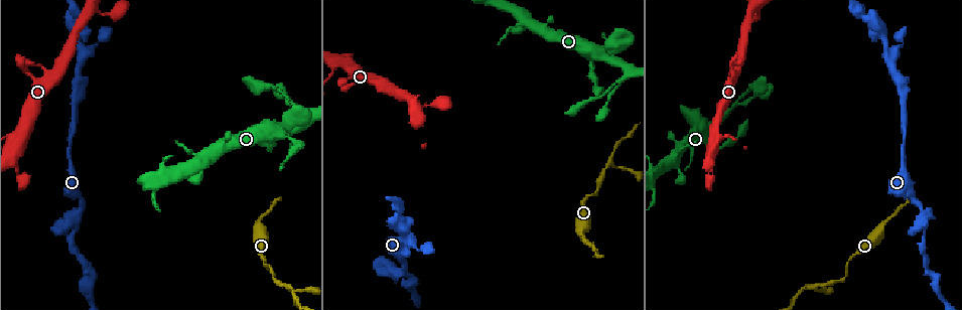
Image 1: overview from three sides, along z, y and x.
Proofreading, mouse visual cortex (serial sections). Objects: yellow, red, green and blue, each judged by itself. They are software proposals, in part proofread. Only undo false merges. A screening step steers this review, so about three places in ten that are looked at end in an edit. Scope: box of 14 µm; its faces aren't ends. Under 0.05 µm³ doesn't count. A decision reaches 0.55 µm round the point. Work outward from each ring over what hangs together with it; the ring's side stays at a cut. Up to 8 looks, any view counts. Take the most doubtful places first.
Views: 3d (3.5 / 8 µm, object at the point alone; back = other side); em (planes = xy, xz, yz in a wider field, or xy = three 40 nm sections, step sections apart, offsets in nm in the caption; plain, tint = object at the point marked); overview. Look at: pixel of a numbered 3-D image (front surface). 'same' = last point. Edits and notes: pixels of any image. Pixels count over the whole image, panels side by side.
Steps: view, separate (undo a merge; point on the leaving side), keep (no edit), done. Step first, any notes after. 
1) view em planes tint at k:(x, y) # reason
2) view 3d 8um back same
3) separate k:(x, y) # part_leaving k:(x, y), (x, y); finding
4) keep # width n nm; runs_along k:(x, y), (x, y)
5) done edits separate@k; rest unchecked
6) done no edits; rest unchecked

view 3d 3.5um at 1:(279, 134) # sharp bend

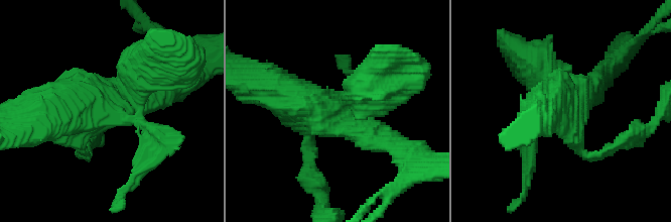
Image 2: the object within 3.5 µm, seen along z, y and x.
separate 2:(163, 136) # part_leaving 2:(345, 100), (395, 82), (416, 59); two cells meet here

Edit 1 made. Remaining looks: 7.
view 3d 8um at 1:(733, 106) # sudden change in width

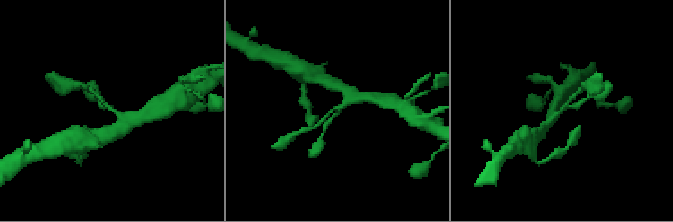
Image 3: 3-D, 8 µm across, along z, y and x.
view 3d 3.5um at 3:(112, 110)

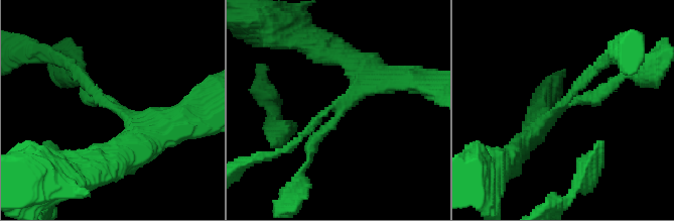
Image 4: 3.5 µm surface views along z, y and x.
view em xy step 5 tint at 4:(111, 108) # arms 3; arm_widths 150, 200, 300 nm; need the tissue

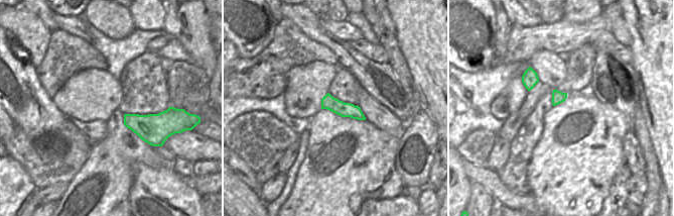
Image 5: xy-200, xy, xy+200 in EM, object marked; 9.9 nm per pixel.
keep # runs_along 5:(323, 101), (351, 110), (362, 117); all the same cell

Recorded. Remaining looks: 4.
view 3d 3.5um back at 1:(268, 265) # a narrow waist

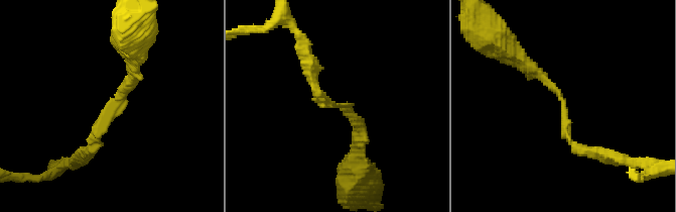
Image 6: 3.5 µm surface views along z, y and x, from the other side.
view em xy step 5 plain at 6:(563, 104) # arm_widths 150, 150 nm; shape alone is not enough

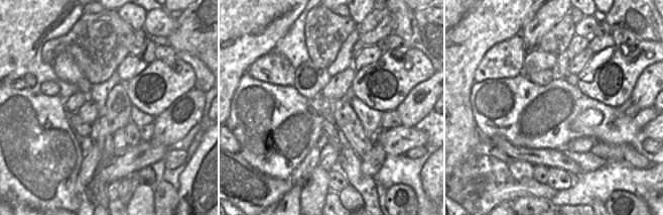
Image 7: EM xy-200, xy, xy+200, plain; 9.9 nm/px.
view em xy step 5 tint same

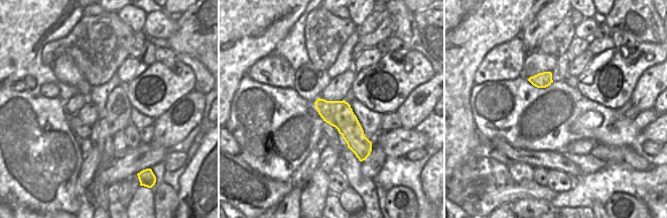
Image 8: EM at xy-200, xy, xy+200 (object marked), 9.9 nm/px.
keep # runs_along 6:(521, 59), (561, 99), (569, 139), (590, 151); all the same cell

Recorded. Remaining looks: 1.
done edits separate@2; rest unchecked

